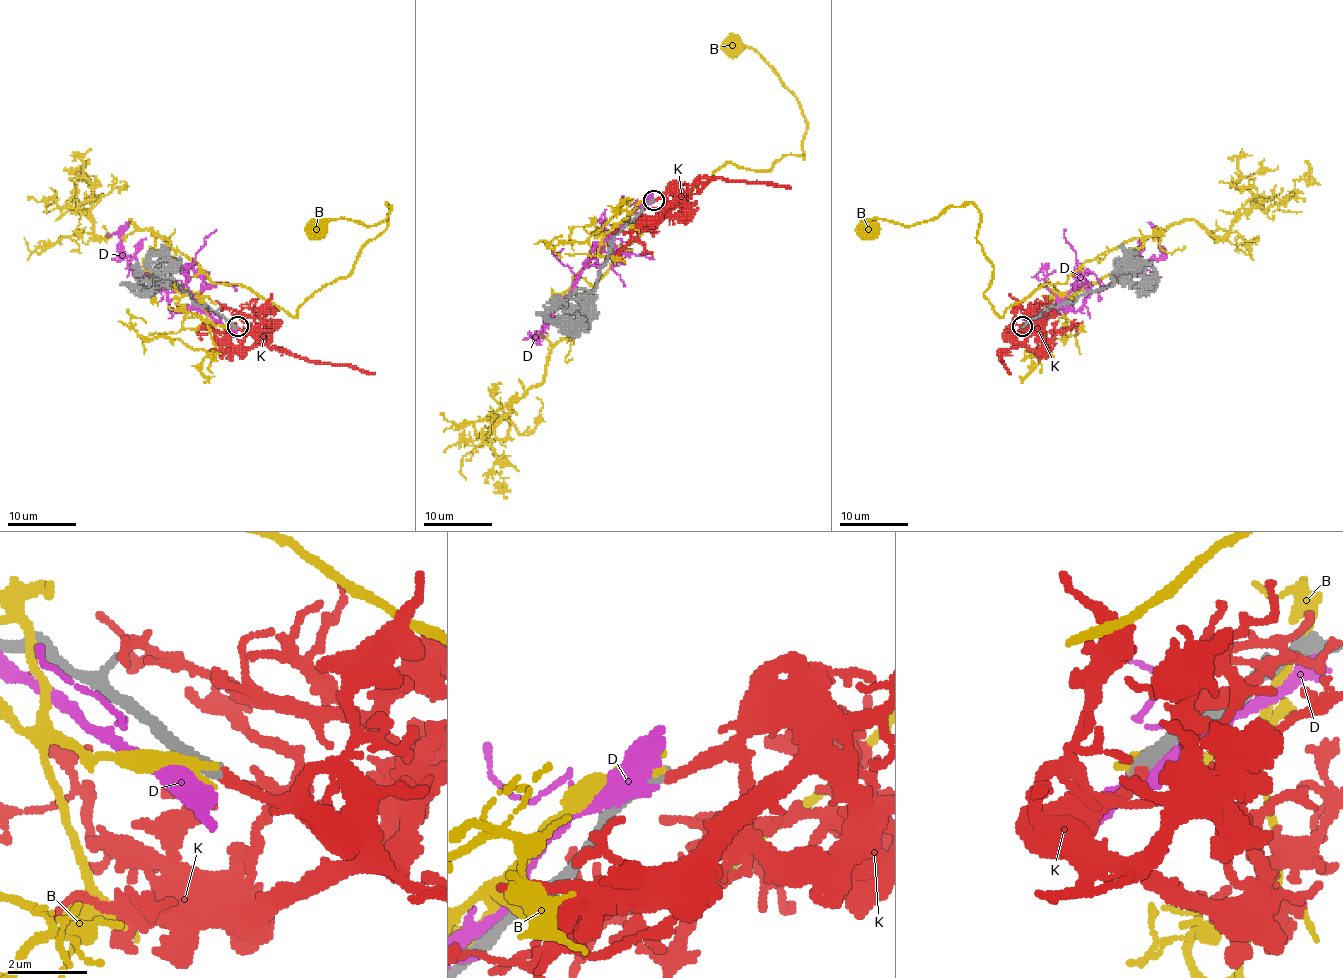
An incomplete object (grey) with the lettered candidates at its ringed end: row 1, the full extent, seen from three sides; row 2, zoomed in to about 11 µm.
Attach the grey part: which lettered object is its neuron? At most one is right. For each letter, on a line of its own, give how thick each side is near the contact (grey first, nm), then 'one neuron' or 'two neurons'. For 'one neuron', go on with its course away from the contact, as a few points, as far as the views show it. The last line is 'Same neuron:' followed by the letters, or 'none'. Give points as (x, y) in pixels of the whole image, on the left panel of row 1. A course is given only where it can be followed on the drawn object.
B: 360/260 nm | two neurons
D: 440/550 nm | two neurons
K: 360/280 nm | one neuron | via (236, 328), (281, 352), (356, 366), (375, 374)
Same neuron: K

